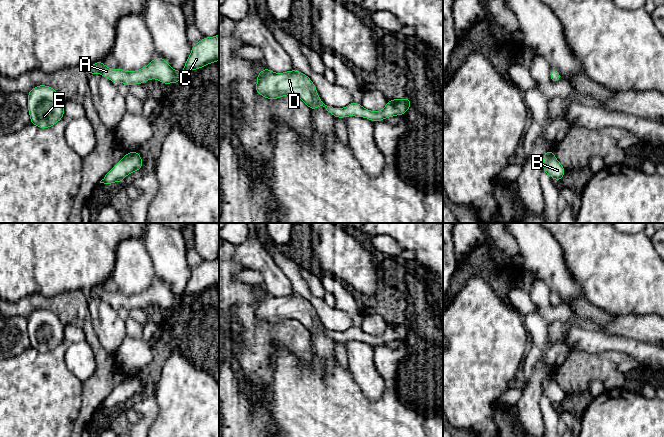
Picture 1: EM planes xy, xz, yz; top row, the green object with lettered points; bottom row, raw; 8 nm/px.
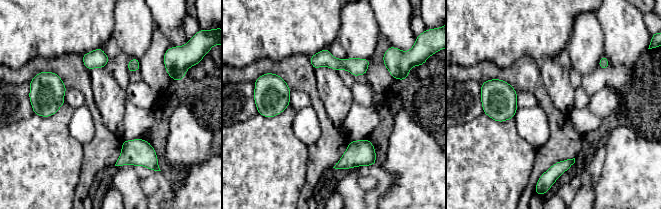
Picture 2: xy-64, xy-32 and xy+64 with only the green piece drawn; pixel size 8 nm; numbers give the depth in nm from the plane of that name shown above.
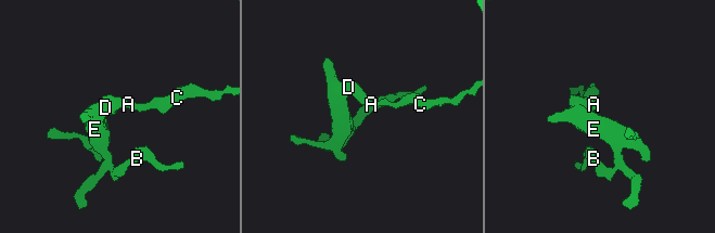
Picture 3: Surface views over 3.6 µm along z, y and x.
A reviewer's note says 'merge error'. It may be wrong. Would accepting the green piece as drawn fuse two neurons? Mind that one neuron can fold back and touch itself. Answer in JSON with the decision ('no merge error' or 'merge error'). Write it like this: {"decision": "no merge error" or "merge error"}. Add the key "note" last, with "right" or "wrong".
{"decision": "no merge error", "note": "wrong"}

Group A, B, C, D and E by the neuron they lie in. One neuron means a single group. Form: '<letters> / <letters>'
A B C D E

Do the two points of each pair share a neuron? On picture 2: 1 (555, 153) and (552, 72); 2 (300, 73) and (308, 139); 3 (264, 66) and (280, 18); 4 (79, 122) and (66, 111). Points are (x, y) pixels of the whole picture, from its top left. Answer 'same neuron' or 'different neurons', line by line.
1: different neurons
2: different neurons
3: different neurons
4: different neurons

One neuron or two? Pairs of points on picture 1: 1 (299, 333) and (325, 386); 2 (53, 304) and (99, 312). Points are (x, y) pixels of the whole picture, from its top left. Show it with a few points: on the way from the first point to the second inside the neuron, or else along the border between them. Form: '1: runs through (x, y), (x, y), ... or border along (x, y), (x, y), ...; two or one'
1: border along (290, 351), (307, 362), (314, 357); two
2: border along (87, 299), (87, 308), (95, 333); two

